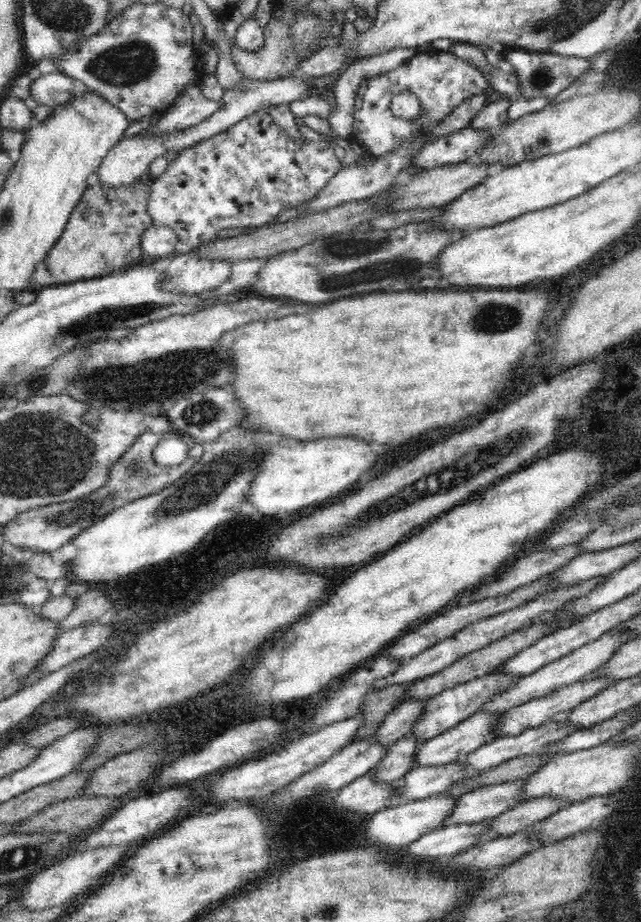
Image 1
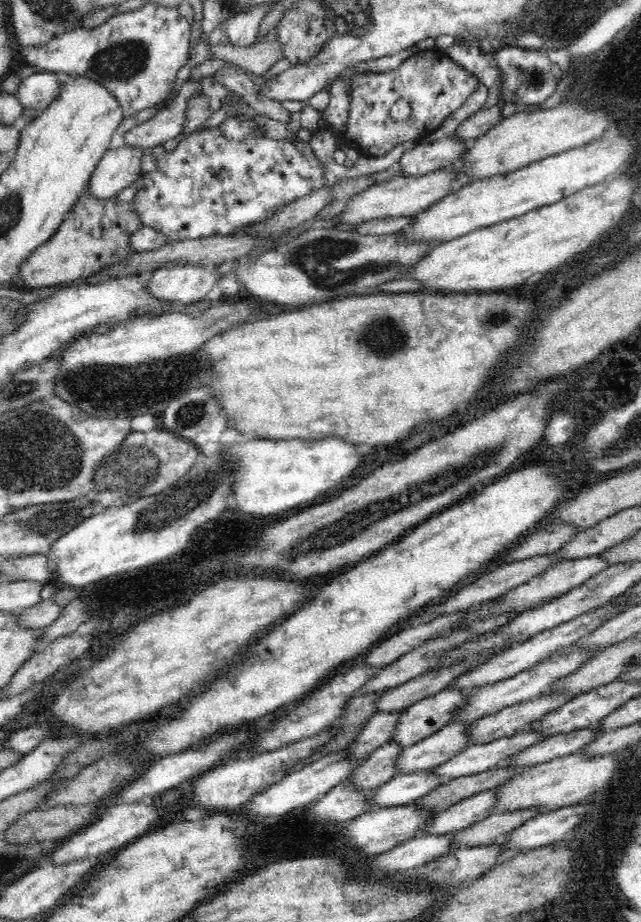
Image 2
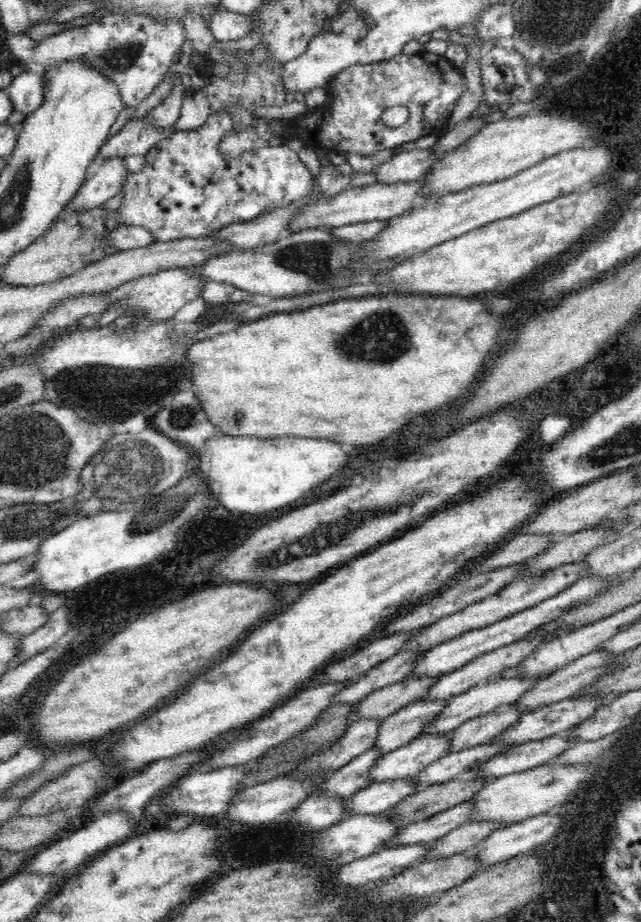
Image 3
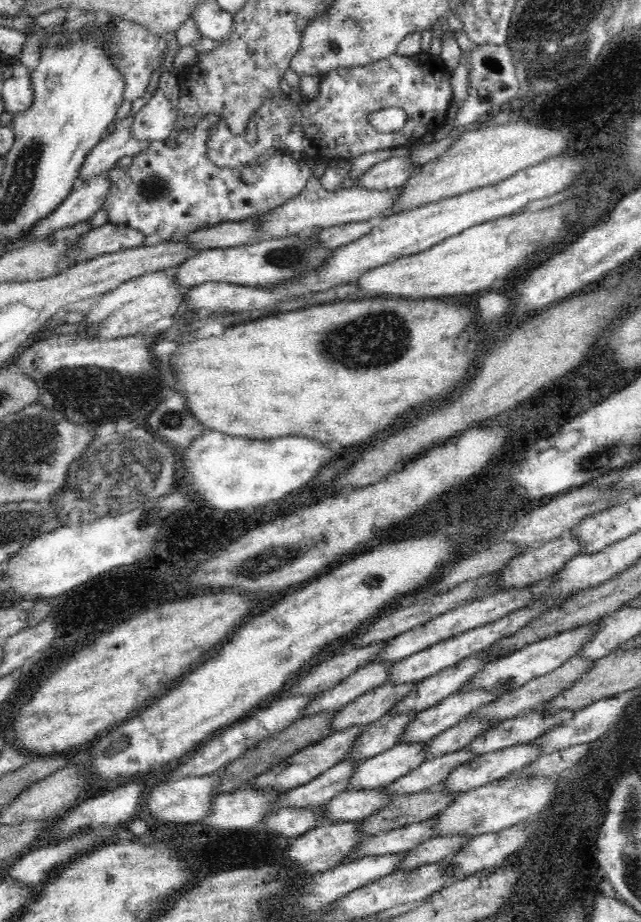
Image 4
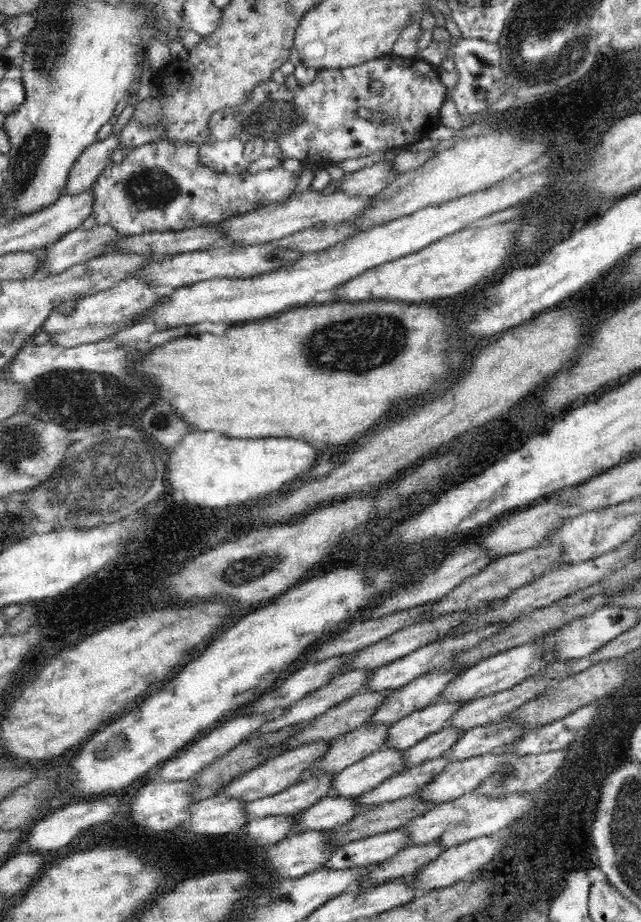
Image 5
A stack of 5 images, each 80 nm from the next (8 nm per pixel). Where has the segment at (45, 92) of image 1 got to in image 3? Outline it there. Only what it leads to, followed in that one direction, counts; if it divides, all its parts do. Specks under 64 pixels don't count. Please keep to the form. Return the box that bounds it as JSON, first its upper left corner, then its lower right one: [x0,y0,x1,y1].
[5,70,44,115]

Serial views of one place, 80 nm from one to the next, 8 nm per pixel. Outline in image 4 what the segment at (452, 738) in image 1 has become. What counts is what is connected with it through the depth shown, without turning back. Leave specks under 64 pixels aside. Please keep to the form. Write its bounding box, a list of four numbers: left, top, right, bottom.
[348,742,426,791]

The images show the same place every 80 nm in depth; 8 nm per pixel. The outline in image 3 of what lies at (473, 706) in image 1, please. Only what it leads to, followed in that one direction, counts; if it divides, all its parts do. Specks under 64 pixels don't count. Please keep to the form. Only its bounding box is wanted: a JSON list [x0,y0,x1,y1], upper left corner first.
[373,700,447,753]

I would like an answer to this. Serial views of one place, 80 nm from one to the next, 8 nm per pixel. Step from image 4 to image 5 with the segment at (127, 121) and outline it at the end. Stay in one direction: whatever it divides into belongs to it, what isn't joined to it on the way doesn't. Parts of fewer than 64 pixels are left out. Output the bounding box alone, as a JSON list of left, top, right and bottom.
[61,134,132,194]

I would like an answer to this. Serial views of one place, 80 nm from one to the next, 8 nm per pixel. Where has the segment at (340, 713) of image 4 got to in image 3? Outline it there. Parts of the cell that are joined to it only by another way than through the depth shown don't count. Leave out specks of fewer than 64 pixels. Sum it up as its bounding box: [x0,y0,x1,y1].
[349,676,439,720]

